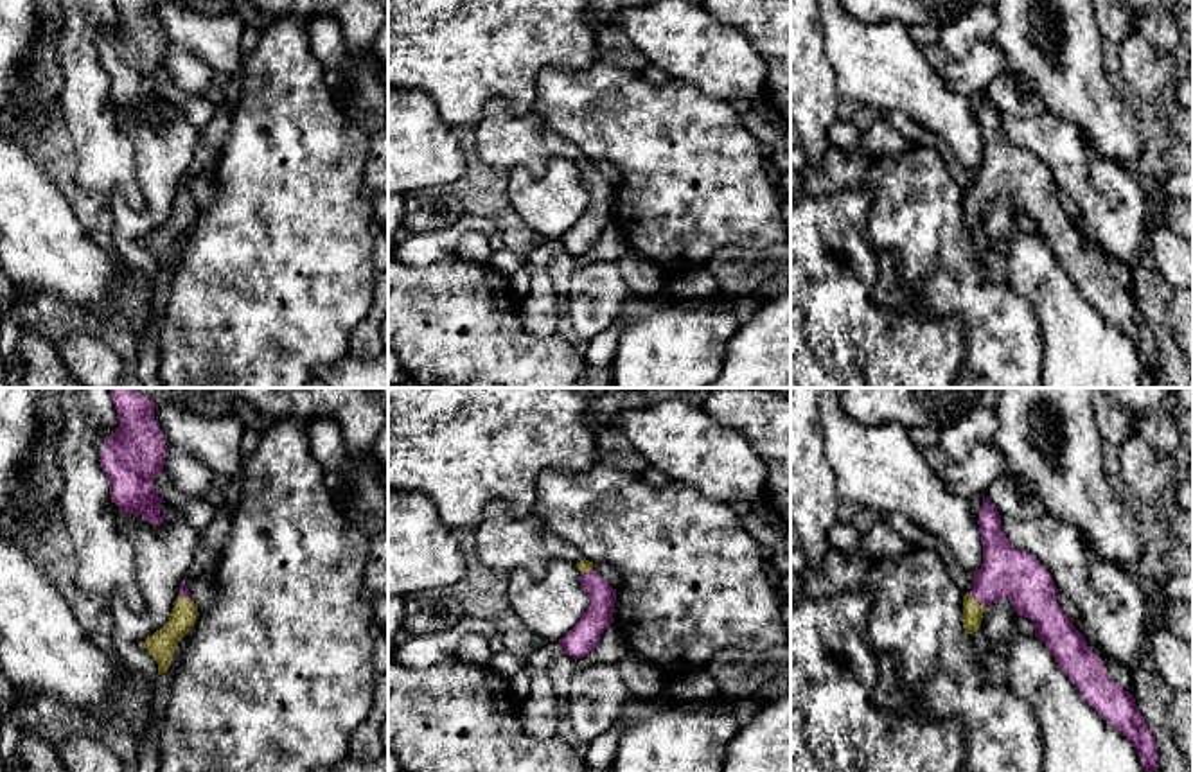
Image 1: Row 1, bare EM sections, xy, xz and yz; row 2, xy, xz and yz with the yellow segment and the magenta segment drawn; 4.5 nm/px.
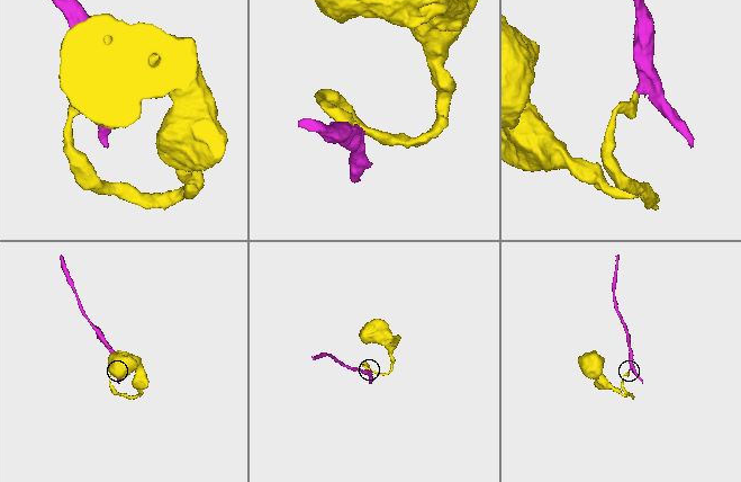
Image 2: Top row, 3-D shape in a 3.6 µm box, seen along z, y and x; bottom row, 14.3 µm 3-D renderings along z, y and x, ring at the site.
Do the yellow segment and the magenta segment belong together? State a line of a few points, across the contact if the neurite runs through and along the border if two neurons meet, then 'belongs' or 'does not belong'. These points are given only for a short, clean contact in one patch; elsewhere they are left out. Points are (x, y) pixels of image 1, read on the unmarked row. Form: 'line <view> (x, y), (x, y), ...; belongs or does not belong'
line yz (972, 210), (974, 198), (1007, 169); belongs

